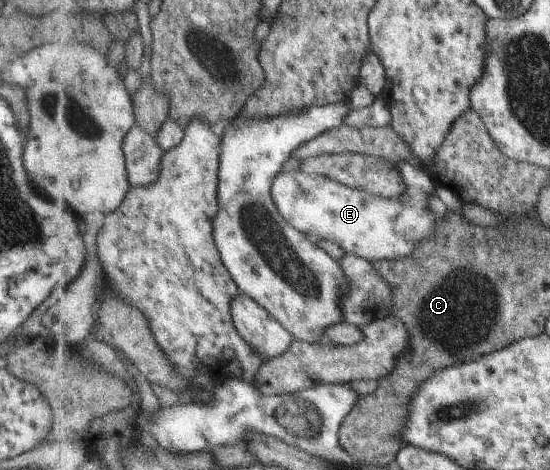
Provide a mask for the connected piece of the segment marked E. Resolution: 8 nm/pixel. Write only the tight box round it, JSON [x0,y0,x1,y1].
[271,163,439,263]

